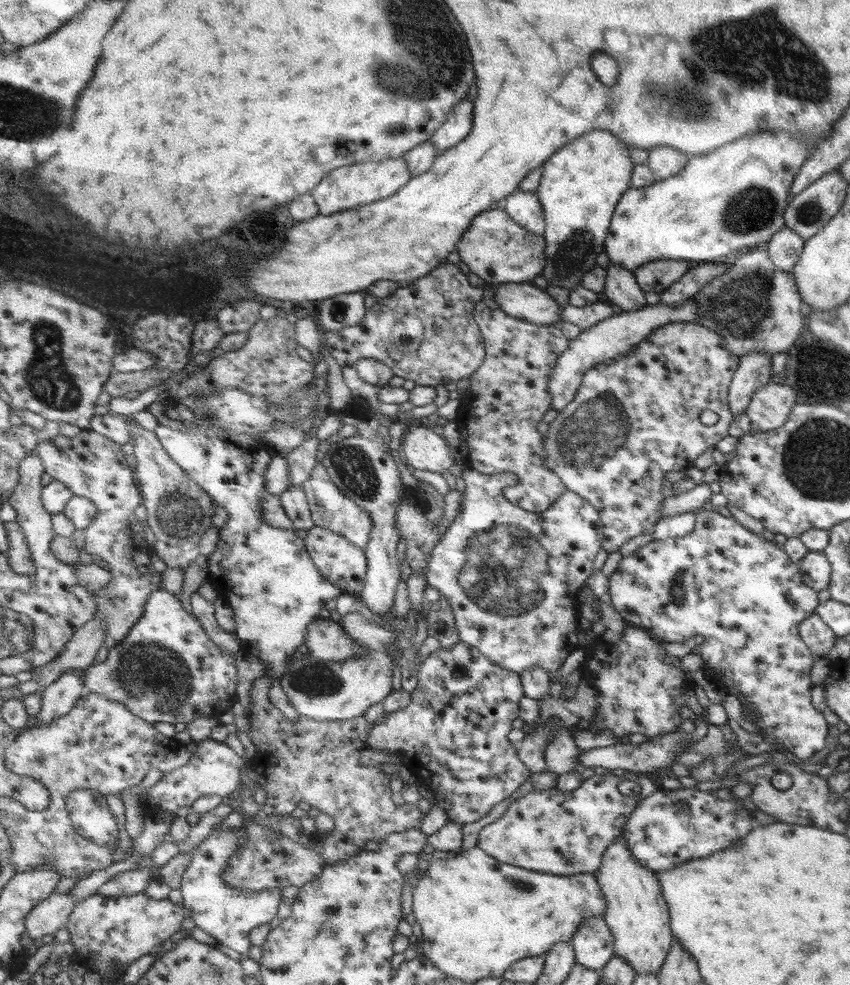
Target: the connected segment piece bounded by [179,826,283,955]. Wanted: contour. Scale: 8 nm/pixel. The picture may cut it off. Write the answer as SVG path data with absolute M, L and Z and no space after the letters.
M245 826L235 829L213 829L206 839L203 839L198 847L191 853L192 863L183 875L181 891L181 903L191 910L191 918L195 925L207 934L211 935L218 943L225 945L241 955L249 954L251 940L249 932L257 928L259 924L269 924L273 918L278 918L283 889L263 889L247 891L233 887L225 881L225 870L229 868L229 860L233 854L241 852L241 848L247 844L249 833Z

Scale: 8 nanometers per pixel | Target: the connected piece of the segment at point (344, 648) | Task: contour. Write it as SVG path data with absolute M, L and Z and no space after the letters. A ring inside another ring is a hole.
M319 618L307 628L306 645L309 652L320 661L350 662L361 661L371 652L343 629L341 622L330 618Z

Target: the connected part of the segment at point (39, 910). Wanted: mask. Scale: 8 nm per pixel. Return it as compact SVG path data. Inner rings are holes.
M55 892L31 910L26 918L26 931L31 939L55 936L59 929L66 928L69 915L77 905L68 893Z

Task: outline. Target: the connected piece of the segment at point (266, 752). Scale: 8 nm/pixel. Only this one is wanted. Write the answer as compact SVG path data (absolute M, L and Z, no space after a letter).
M263 675L253 680L249 690L250 712L248 714L248 736L256 747L256 758L250 761L254 770L255 780L266 795L265 804L260 807L262 814L291 814L299 802L304 801L311 807L319 809L329 815L334 821L334 828L329 835L319 835L315 843L317 852L323 856L327 865L343 862L347 858L365 851L367 842L385 842L389 834L419 829L422 825L423 811L415 805L403 804L397 806L391 798L389 775L381 770L382 764L399 764L389 750L375 748L367 742L367 737L374 725L369 726L369 721L364 716L351 720L335 720L331 722L317 722L313 718L301 716L297 724L291 724L285 714L277 708L269 697L273 678Z

